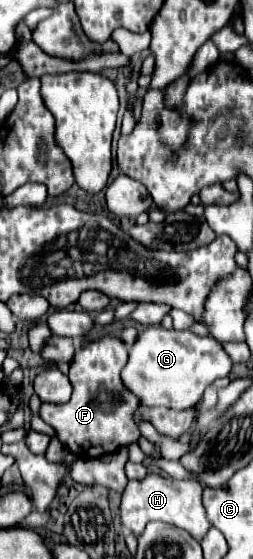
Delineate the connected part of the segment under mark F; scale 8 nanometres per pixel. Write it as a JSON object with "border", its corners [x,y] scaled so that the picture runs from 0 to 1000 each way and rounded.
{"border":[[[399,603],[312,624],[273,657],[273,682],[289,689],[281,714],[241,725],[162,725],[162,750],[225,771],[225,782],[281,810],[312,818],[407,818],[549,785],[557,775],[534,757],[549,710],[478,682],[478,660],[510,639],[502,631],[502,617],[470,603]]]}

